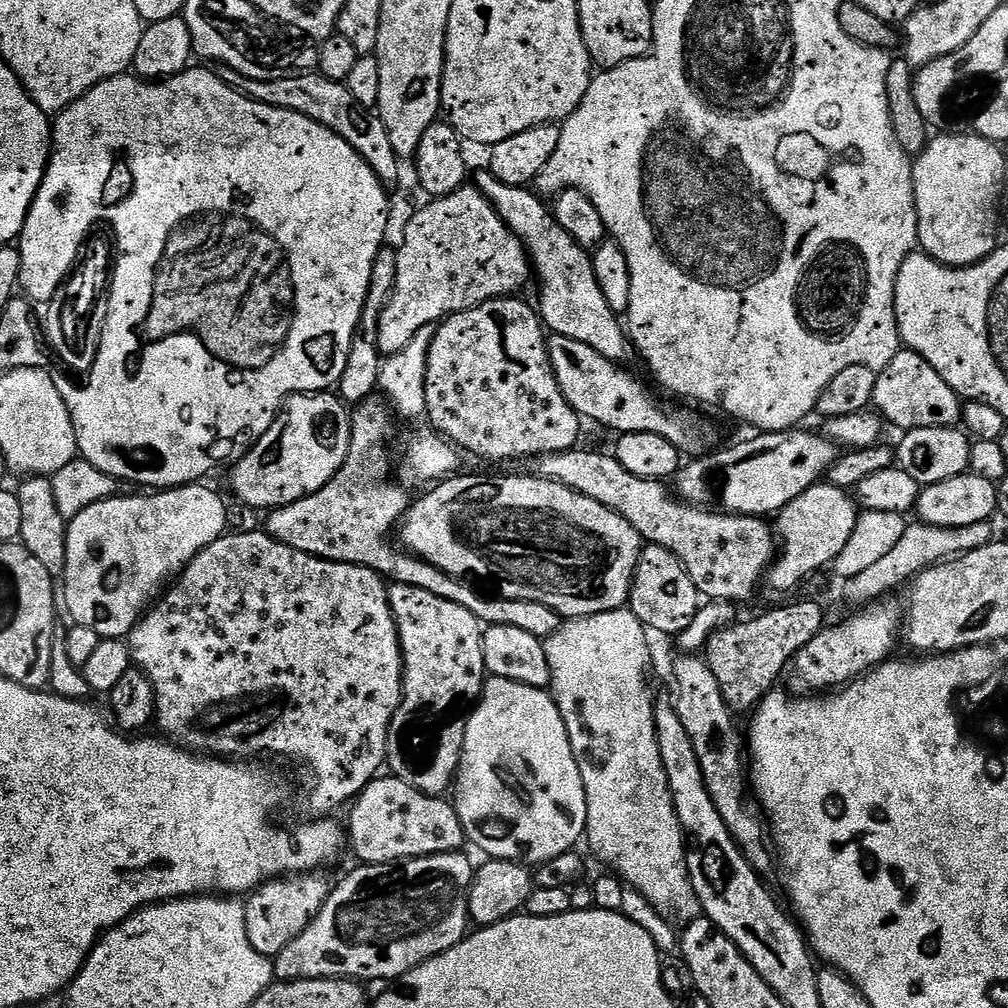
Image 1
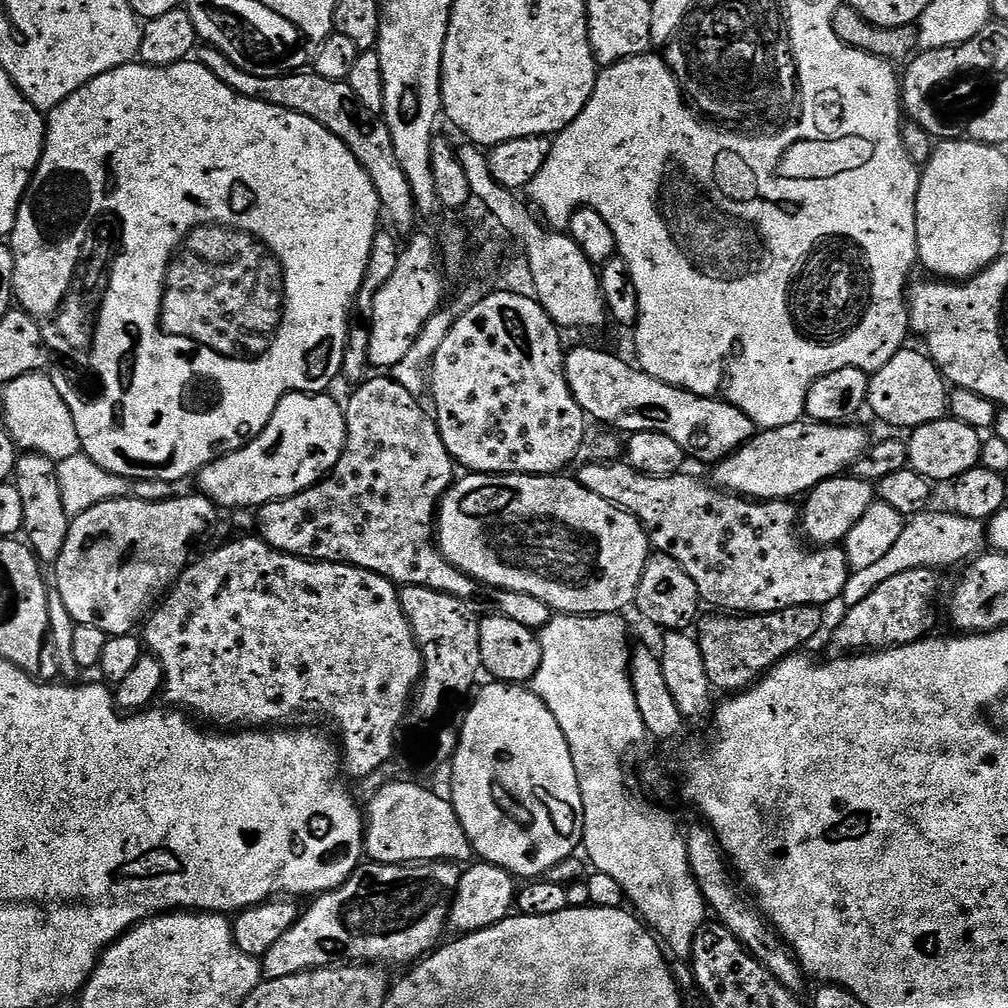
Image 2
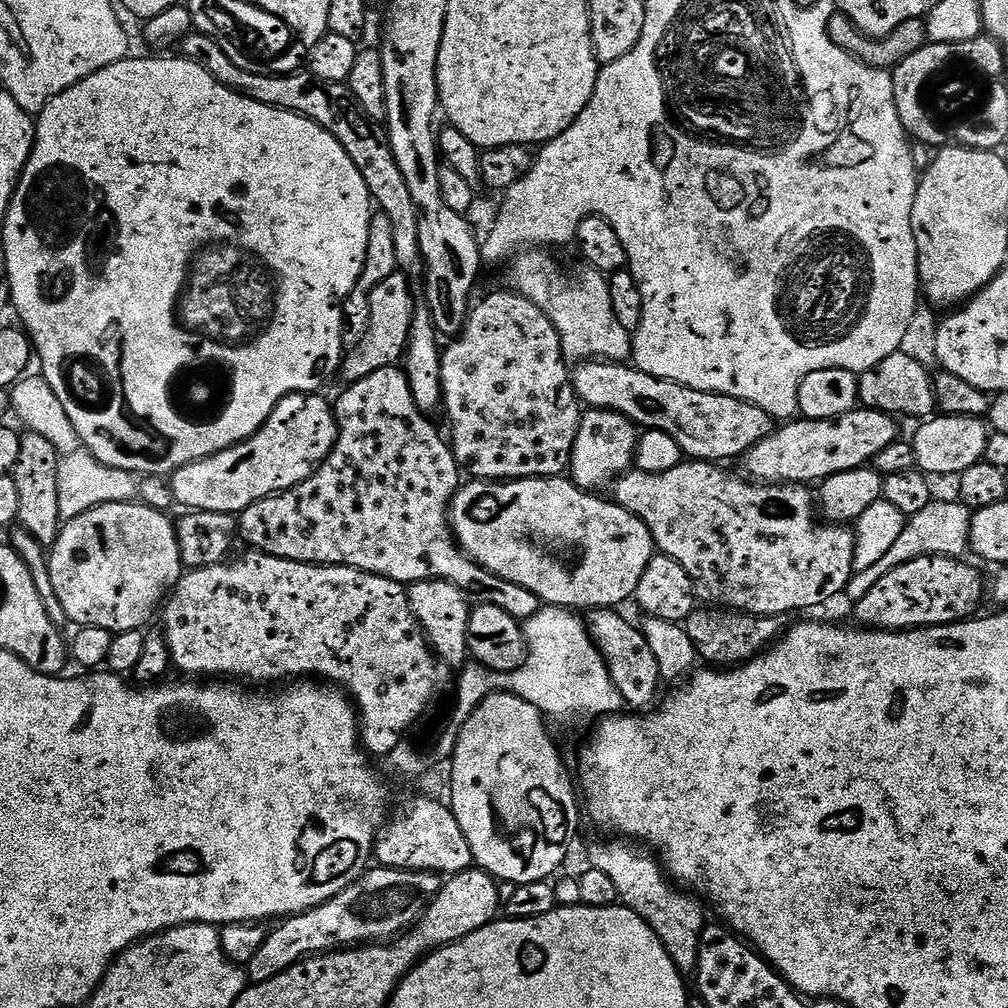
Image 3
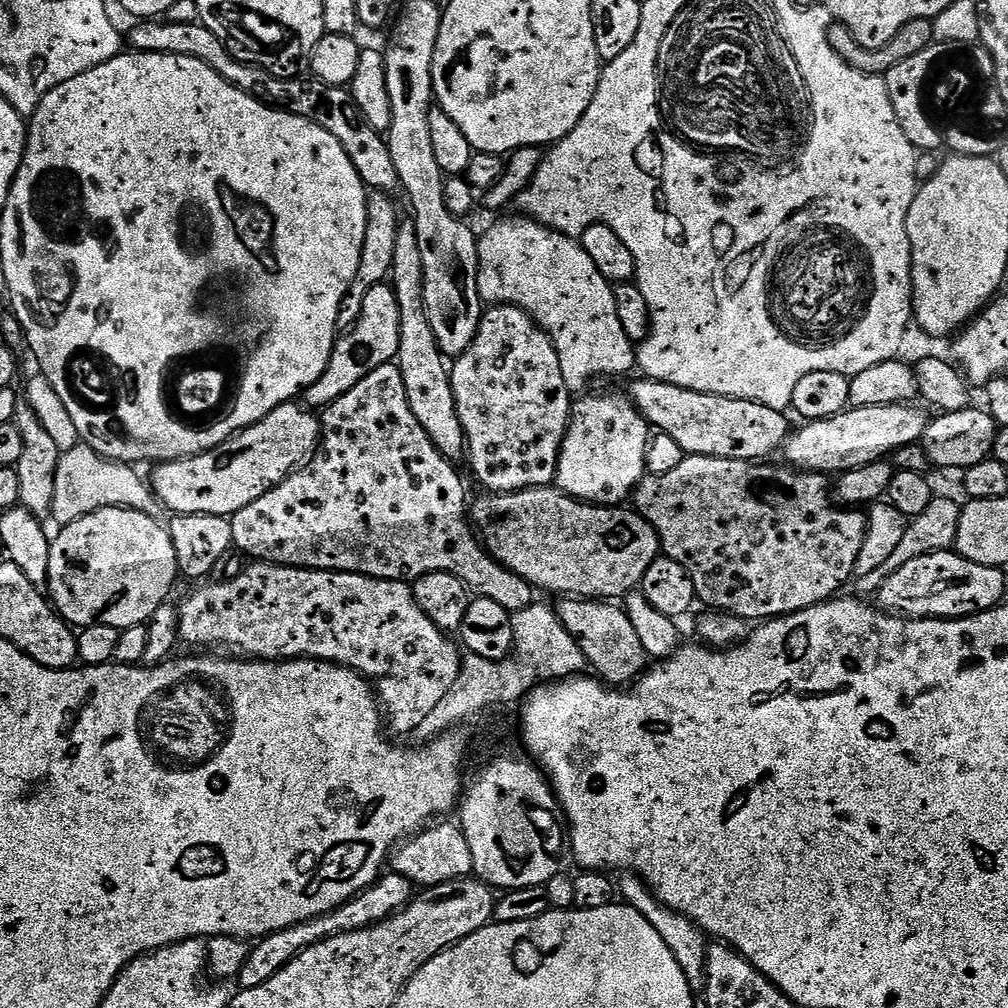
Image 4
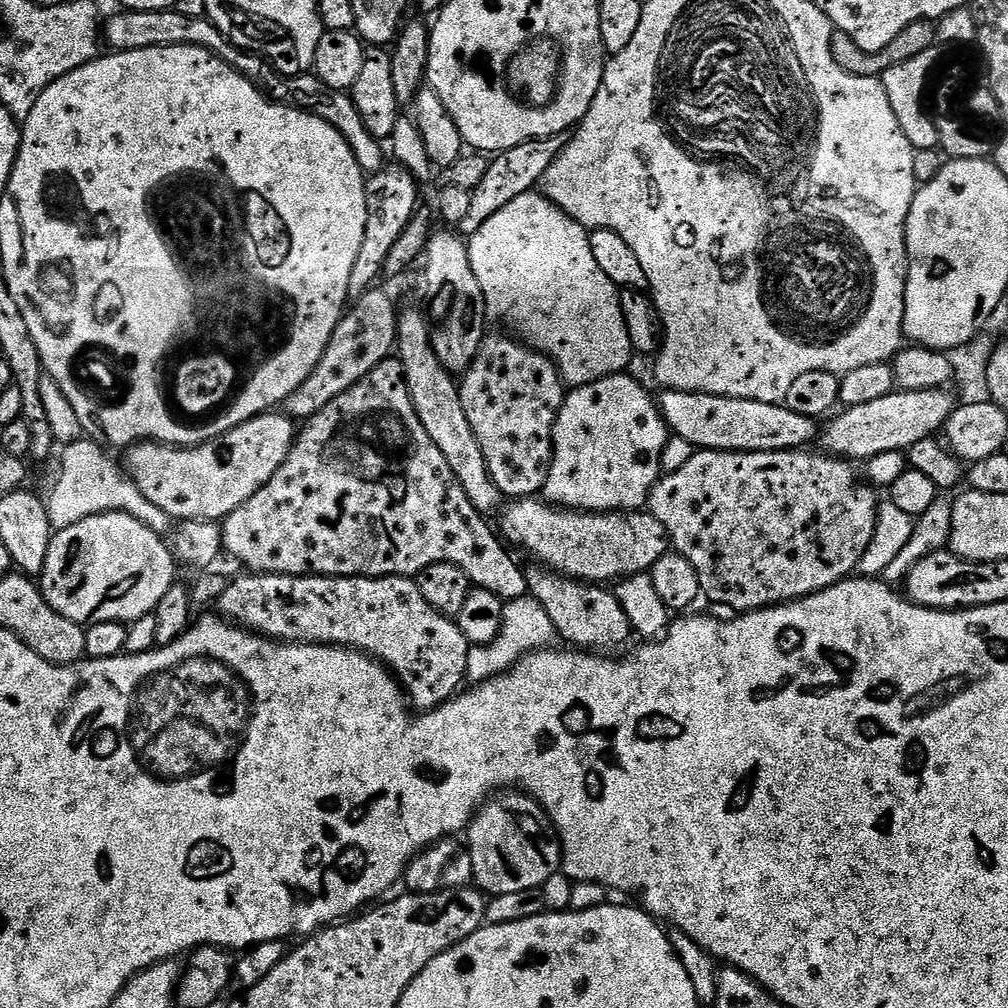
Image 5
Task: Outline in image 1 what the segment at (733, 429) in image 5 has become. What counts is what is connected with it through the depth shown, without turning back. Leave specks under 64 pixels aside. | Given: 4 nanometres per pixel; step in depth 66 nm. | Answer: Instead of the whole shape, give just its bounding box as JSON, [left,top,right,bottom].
[548,335,721,458]

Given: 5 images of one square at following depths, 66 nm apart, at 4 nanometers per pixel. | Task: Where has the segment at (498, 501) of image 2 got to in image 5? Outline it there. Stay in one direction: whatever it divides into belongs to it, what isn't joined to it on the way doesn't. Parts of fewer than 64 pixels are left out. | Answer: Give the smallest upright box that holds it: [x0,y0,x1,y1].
[499,498,670,584]

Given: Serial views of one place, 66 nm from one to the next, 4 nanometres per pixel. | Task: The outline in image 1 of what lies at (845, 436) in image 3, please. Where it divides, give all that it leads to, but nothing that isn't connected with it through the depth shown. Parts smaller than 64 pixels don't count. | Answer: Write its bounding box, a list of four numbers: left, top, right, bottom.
[674,426,838,518]

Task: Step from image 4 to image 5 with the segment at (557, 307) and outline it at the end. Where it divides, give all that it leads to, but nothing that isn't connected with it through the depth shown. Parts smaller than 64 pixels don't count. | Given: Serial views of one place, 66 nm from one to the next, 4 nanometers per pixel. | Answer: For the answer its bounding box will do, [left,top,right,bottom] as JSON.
[466,190,634,389]

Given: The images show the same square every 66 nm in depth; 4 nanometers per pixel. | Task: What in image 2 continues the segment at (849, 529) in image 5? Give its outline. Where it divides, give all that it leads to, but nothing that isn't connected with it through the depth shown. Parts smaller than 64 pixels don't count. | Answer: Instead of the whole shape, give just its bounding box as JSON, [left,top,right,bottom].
[578,462,850,614]

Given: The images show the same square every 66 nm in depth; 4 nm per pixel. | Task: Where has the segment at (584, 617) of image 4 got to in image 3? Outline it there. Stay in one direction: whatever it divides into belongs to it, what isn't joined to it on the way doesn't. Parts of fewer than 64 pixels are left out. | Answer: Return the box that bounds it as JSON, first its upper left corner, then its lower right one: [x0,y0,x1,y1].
[586,607,662,714]

